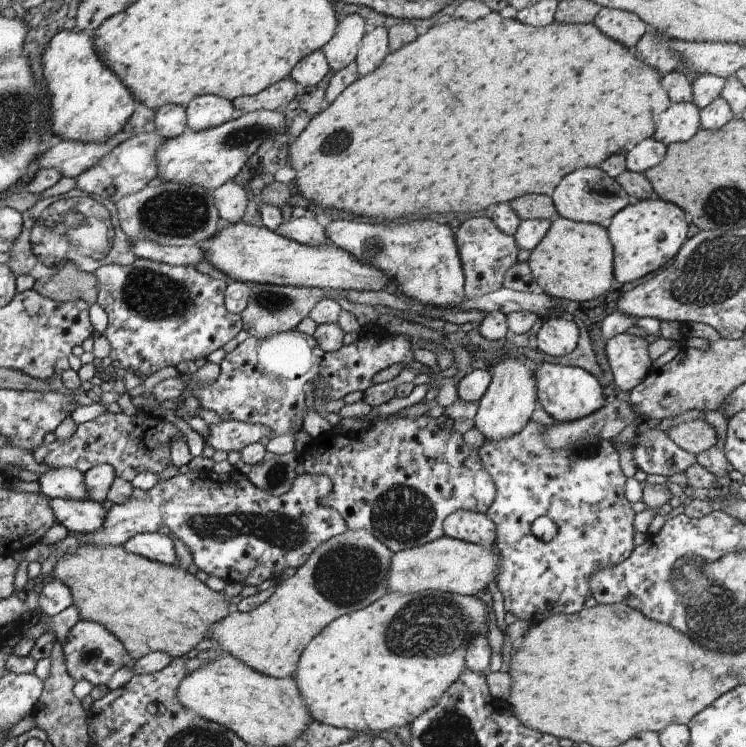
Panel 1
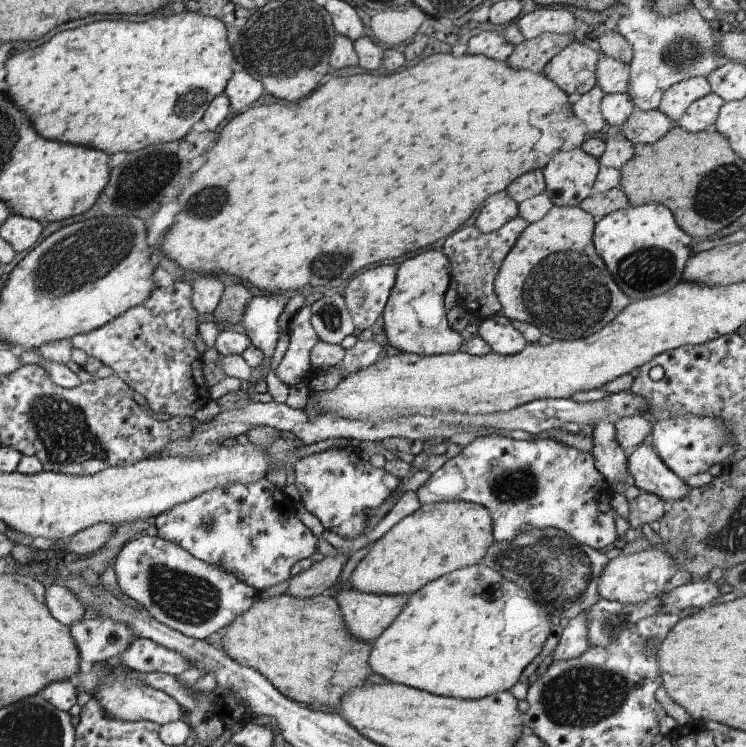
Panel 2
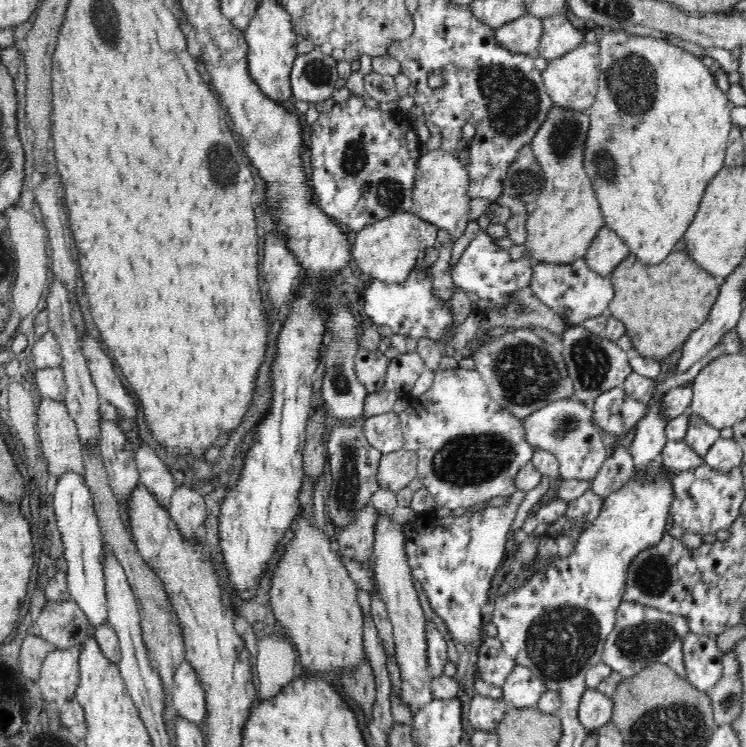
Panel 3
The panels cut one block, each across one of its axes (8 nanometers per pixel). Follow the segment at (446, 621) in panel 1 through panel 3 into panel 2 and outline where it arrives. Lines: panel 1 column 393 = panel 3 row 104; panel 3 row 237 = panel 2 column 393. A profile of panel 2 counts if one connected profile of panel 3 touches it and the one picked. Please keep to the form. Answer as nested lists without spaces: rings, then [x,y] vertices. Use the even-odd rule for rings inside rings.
[[[483,563],[457,569],[445,576],[441,576],[441,578],[425,584],[419,591],[414,592],[411,598],[409,598],[409,602],[403,606],[403,610],[401,610],[399,616],[377,638],[371,640],[372,650],[369,651],[369,668],[375,674],[379,674],[385,680],[389,680],[389,682],[395,682],[395,684],[423,690],[423,692],[431,692],[431,694],[449,696],[459,700],[477,700],[503,692],[503,690],[511,688],[519,680],[523,668],[539,654],[539,650],[541,650],[545,638],[547,638],[550,632],[549,627],[551,624],[549,616],[541,609],[540,604],[535,601],[534,597],[532,597],[533,593],[527,593],[524,589],[521,589],[521,586],[513,584],[511,580],[507,580],[499,572],[485,566]]]

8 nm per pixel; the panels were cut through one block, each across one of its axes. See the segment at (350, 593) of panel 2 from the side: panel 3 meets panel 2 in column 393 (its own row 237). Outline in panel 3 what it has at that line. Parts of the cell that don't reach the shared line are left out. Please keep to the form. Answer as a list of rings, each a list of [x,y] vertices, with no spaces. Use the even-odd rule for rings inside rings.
[[[603,226],[588,247],[583,261],[602,278],[611,278],[612,271],[629,255],[627,246],[618,234]]]

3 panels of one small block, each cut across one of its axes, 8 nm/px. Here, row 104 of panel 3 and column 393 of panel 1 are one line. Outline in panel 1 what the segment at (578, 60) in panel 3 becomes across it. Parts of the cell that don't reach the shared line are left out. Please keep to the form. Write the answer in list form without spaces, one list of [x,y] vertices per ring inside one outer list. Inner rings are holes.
[[[443,535],[439,538],[393,553],[391,567],[388,570],[388,591],[396,593],[416,593],[433,590],[474,595],[496,579],[500,571],[500,556],[491,547],[465,542]]]

